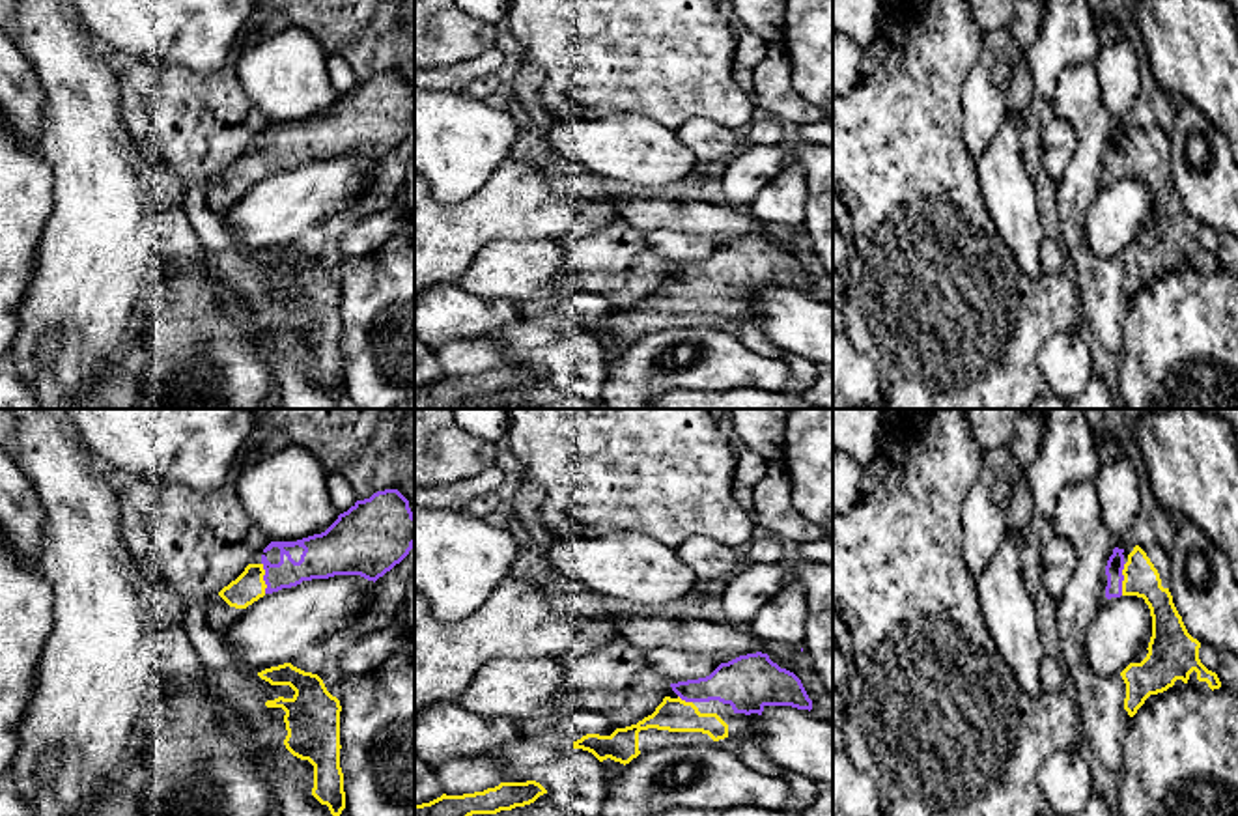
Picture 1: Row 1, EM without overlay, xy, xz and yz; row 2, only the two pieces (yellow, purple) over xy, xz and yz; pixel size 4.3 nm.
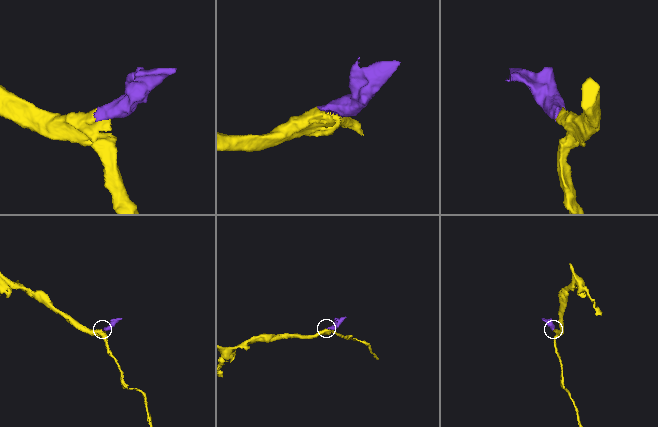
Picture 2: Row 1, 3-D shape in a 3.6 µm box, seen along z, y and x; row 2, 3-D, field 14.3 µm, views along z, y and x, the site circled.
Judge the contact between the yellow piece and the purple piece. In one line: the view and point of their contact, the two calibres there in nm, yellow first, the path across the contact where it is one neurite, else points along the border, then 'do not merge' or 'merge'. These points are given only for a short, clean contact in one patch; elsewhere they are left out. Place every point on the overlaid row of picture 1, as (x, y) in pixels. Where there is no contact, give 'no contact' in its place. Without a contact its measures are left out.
contact yz (1125, 579); calibres 150 and 80 nm; way yz (1141, 579), (1125, 579), (1115, 564); merge

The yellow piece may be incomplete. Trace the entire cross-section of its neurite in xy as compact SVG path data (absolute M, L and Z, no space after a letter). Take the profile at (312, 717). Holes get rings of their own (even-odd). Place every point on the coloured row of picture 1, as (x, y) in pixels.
M291 663L265 668L258 672L258 676L271 685L289 685L295 691L291 698L278 696L274 700L267 700L265 706L282 708L286 711L286 749L293 756L308 760L314 766L312 795L321 805L327 805L332 816L340 816L345 809L344 773L340 767L340 700L327 691L317 674L304 672Z

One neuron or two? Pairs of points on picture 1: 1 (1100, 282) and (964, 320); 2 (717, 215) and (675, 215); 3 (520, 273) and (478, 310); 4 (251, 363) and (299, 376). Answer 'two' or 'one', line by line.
1: two
2: one
3: two
4: two

